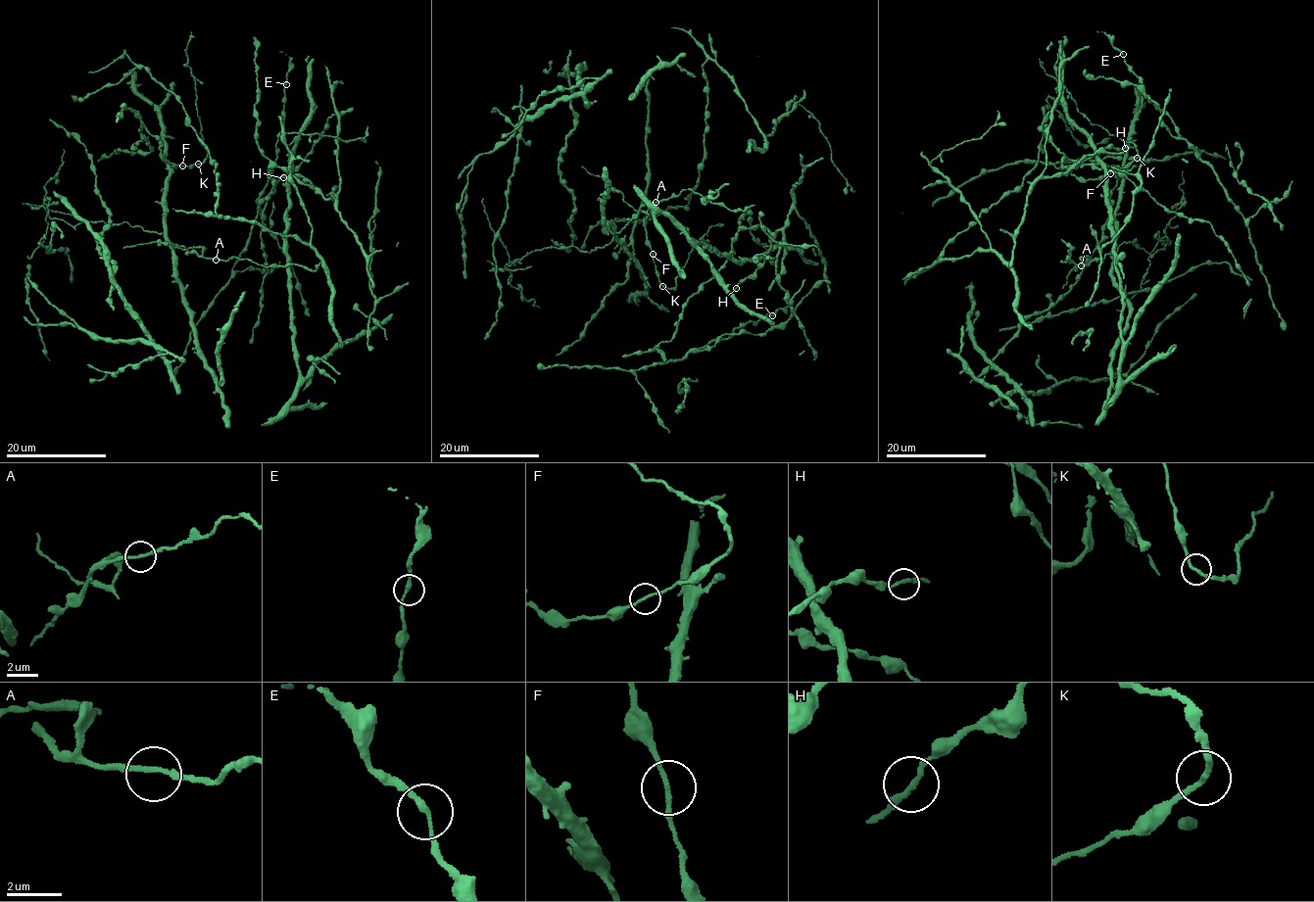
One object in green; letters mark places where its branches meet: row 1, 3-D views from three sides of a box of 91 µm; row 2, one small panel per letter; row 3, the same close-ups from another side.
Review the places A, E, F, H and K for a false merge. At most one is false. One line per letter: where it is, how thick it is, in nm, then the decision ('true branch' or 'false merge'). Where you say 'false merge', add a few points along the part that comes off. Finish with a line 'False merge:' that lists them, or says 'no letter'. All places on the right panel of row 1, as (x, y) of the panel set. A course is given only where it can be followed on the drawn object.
A: (1081, 265) | 170 nm | true branch
E: (1123, 54) | 190 nm | true branch
F: (1110, 173) | 160 nm | true branch
H: (1125, 148) | 180 nm | true branch
K: (1137, 158) | 180 nm | false merge | (1137, 158), (1135, 145), (1091, 122), (1079, 112), (1071, 95), (1045, 72), (1040, 59)
False merge: K

